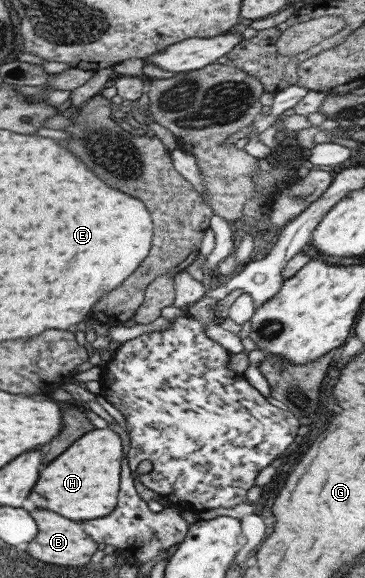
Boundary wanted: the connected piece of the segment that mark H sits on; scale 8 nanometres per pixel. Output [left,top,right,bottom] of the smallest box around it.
[26,428,123,520]

